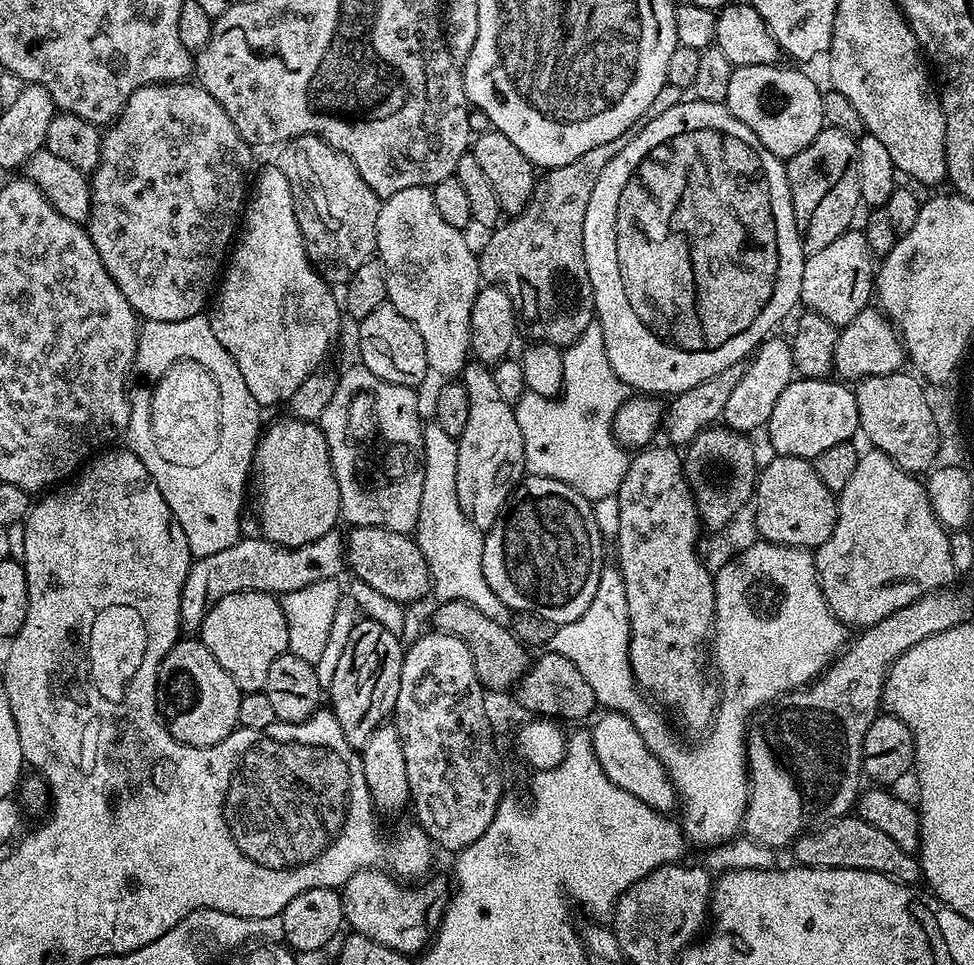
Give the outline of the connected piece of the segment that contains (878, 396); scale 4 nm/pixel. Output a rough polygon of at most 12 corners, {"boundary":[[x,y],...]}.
{"boundary":[[911,371],[854,388],[860,432],[913,474],[935,465],[934,405]]}

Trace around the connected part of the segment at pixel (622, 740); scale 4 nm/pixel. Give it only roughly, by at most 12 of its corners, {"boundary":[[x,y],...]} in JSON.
{"boundary":[[621,712],[595,717],[592,749],[614,786],[665,814],[668,772]]}

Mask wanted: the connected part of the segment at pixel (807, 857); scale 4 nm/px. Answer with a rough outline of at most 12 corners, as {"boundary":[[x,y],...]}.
{"boundary":[[855,814],[791,845],[805,868],[877,872],[919,885],[919,859]]}

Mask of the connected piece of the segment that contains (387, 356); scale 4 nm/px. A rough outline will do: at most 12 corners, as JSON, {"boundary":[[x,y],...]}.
{"boundary":[[393,304],[358,321],[359,363],[416,388],[430,376],[418,330]]}

